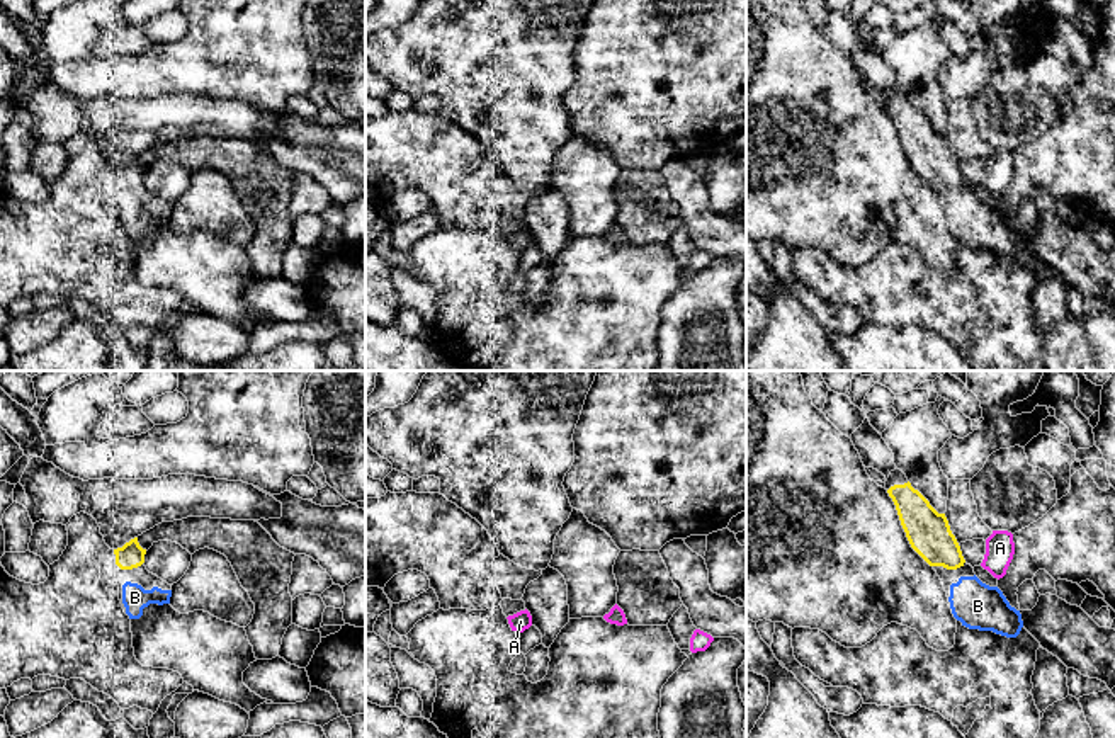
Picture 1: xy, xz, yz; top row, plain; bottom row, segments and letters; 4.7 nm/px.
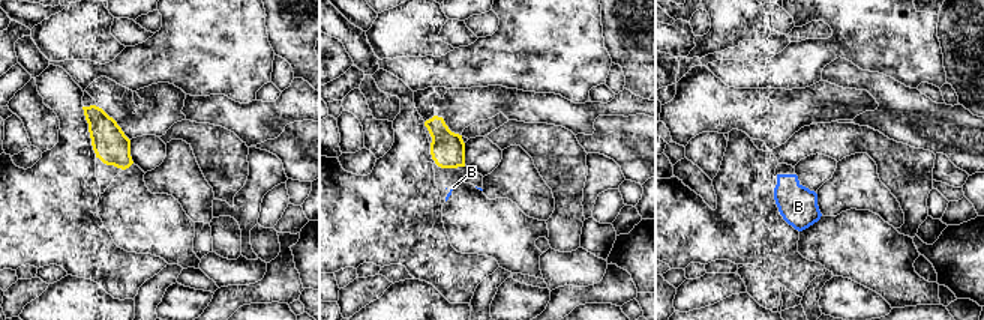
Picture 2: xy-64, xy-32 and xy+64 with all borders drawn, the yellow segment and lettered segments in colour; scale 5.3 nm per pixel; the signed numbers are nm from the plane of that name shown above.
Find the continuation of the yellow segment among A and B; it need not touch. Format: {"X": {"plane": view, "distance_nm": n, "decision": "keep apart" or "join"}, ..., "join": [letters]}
{"A": {"plane": "yz", "distance_nm": 80, "decision": "keep apart"}, "B": {"plane": "yz", "distance_nm": 50, "decision": "join"}, "join": ["B"]}

